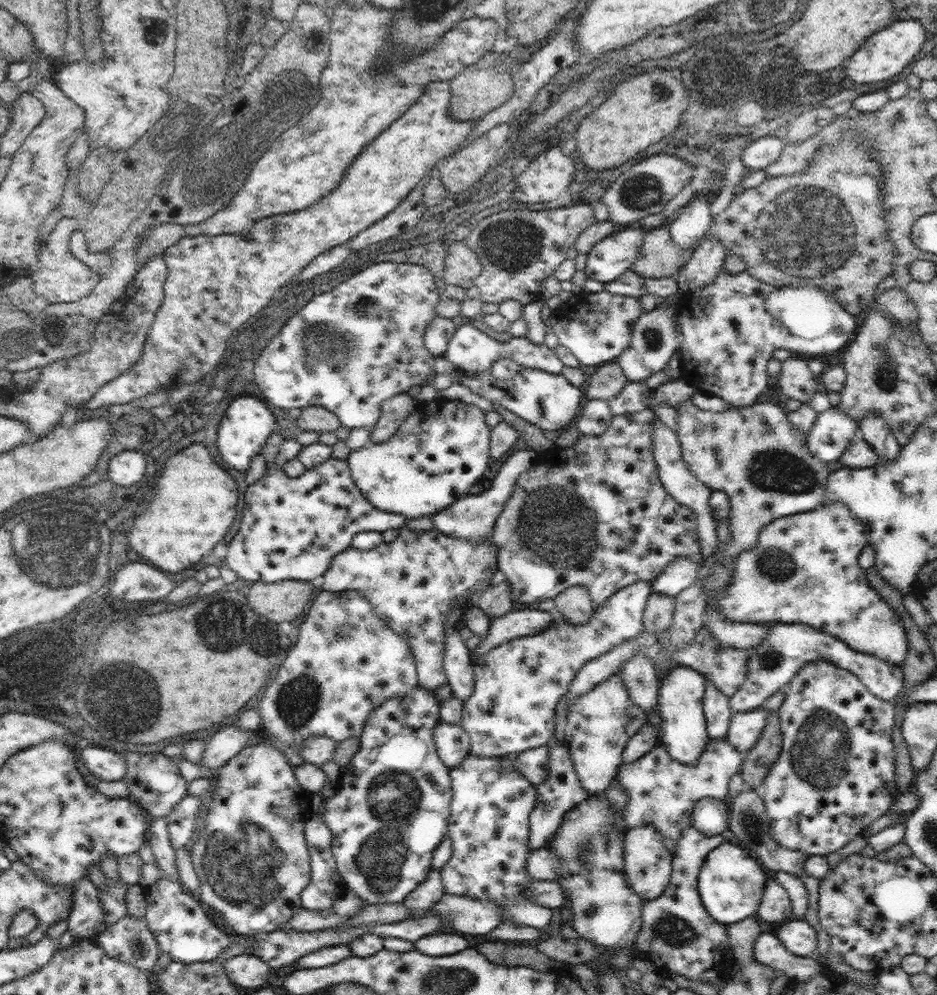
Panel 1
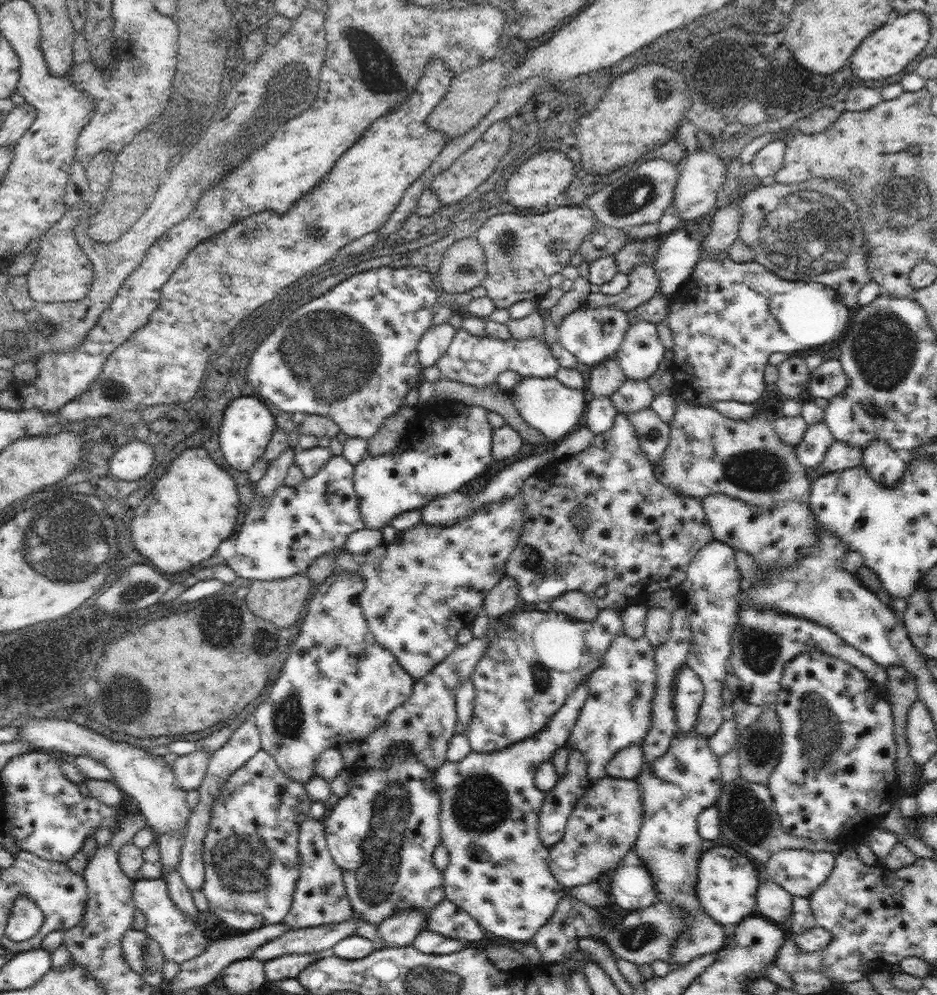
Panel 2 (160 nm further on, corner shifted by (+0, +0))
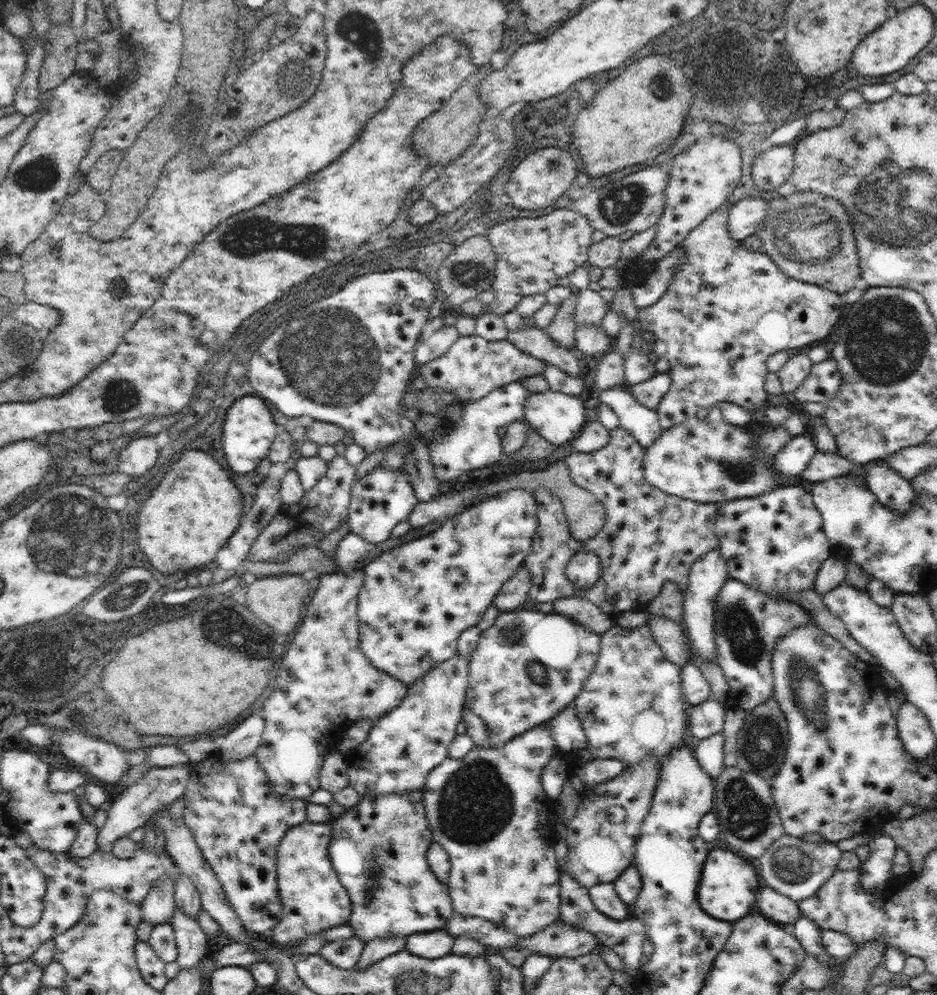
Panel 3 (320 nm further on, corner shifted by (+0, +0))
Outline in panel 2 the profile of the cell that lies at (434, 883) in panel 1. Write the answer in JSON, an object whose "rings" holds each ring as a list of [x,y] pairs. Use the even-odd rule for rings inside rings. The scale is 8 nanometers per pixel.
{"rings":[[[409,908],[406,912],[394,914],[380,922],[377,936],[381,938],[381,946],[408,946],[412,945],[414,939],[427,928],[427,917],[423,910]]]}

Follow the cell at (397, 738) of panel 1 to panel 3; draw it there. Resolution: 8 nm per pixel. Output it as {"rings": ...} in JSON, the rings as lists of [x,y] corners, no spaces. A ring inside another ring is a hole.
{"rings":[[[409,790],[404,794],[361,795],[358,805],[346,808],[344,815],[332,818],[329,853],[339,881],[347,890],[351,902],[351,915],[347,924],[364,943],[375,938],[403,936],[407,938],[417,931],[434,931],[447,926],[453,915],[453,902],[446,883],[431,871],[426,853],[433,841],[428,826],[423,790]]]}

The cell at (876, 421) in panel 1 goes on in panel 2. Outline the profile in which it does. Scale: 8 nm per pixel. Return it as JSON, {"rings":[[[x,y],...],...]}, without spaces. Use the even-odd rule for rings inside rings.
{"rings":[[[871,440],[862,451],[861,464],[876,482],[894,488],[907,469],[907,463],[885,440]]]}

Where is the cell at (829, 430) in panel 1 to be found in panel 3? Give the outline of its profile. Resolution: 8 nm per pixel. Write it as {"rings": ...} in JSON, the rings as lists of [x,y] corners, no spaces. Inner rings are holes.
{"rings":[[[810,432],[790,437],[790,440],[775,454],[773,468],[782,477],[800,475],[818,451]]]}

